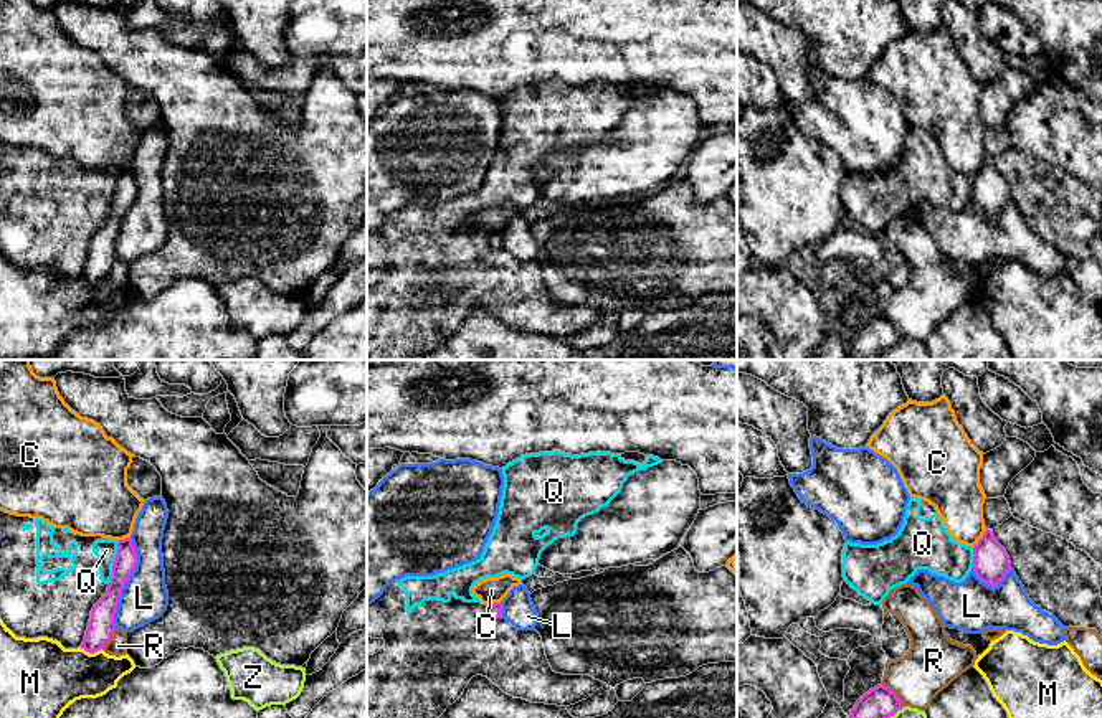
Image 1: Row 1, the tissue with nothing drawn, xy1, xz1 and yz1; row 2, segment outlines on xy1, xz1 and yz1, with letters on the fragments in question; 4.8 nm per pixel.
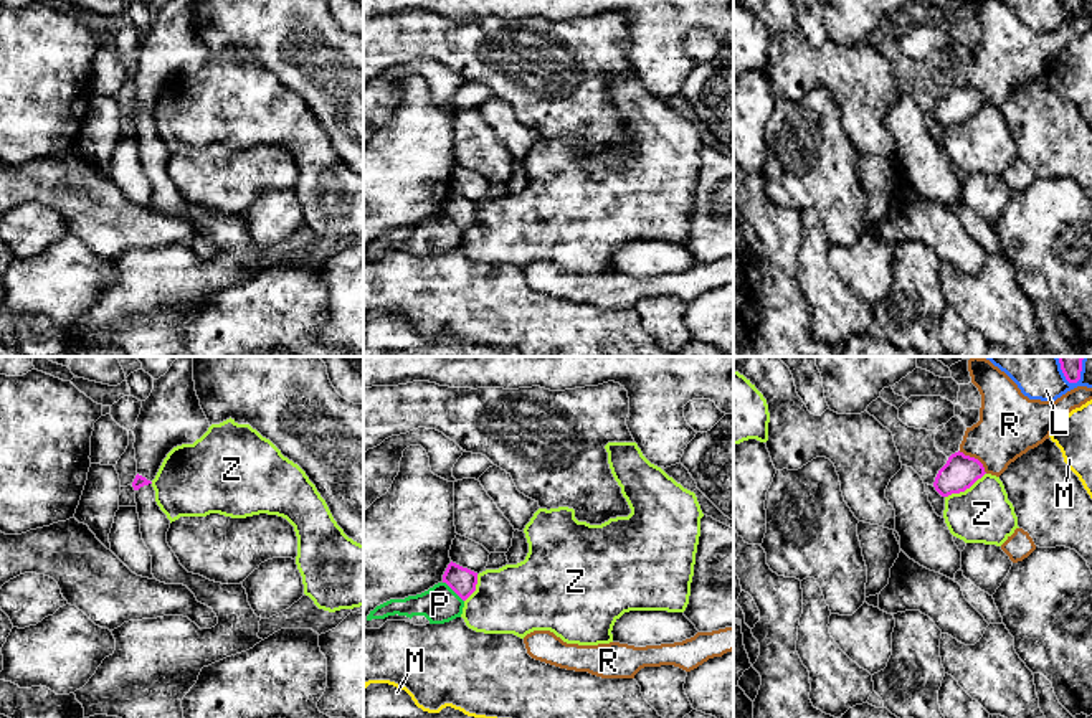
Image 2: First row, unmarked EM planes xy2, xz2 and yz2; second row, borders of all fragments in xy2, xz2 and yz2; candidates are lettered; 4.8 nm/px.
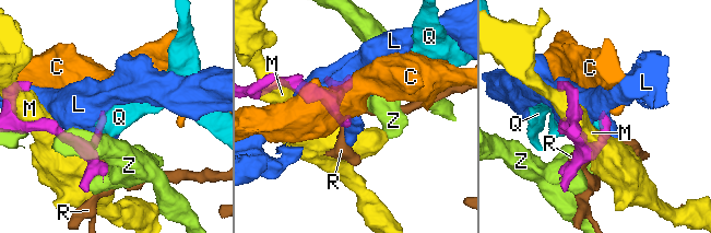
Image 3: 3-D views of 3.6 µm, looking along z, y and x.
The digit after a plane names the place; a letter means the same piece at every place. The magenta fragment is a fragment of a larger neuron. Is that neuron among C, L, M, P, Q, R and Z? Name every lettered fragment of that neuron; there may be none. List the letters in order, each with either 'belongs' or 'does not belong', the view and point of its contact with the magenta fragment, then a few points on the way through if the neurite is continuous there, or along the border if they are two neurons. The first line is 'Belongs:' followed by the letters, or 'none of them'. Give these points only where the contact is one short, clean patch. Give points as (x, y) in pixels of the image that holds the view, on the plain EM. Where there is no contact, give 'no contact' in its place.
Belongs: none of them
C: does not belong | yz1 (980, 169) | along yz1 (985, 159), (983, 165), (972, 177)
L: does not belong | xy1 (126, 212)
M: does not belong | xy1 (91, 283)
P: does not belong | xz2 (453, 220) | along xz2 (443, 212), (463, 231)
Q: does not belong | xy1 (114, 193)
R: does not belong | yz2 (973, 88)
Z: does not belong | yz2 (965, 119)

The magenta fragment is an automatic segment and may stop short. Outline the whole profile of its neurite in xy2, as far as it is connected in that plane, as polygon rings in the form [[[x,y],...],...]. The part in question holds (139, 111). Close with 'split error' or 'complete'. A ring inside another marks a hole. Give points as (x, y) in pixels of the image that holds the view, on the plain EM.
[[[135,106],[135,120],[140,163],[152,187],[152,205],[165,215],[183,215],[198,233],[213,239],[218,254],[200,259],[183,246],[164,246],[157,249],[129,251],[111,261],[116,281],[106,287],[89,312],[74,322],[84,338],[84,348],[107,345],[122,348],[129,357],[173,357],[183,348],[182,330],[197,314],[203,297],[226,287],[246,282],[259,274],[259,251],[248,233],[243,215],[221,215],[200,205],[188,203],[167,173],[170,150],[155,132],[152,112]]]; split error

